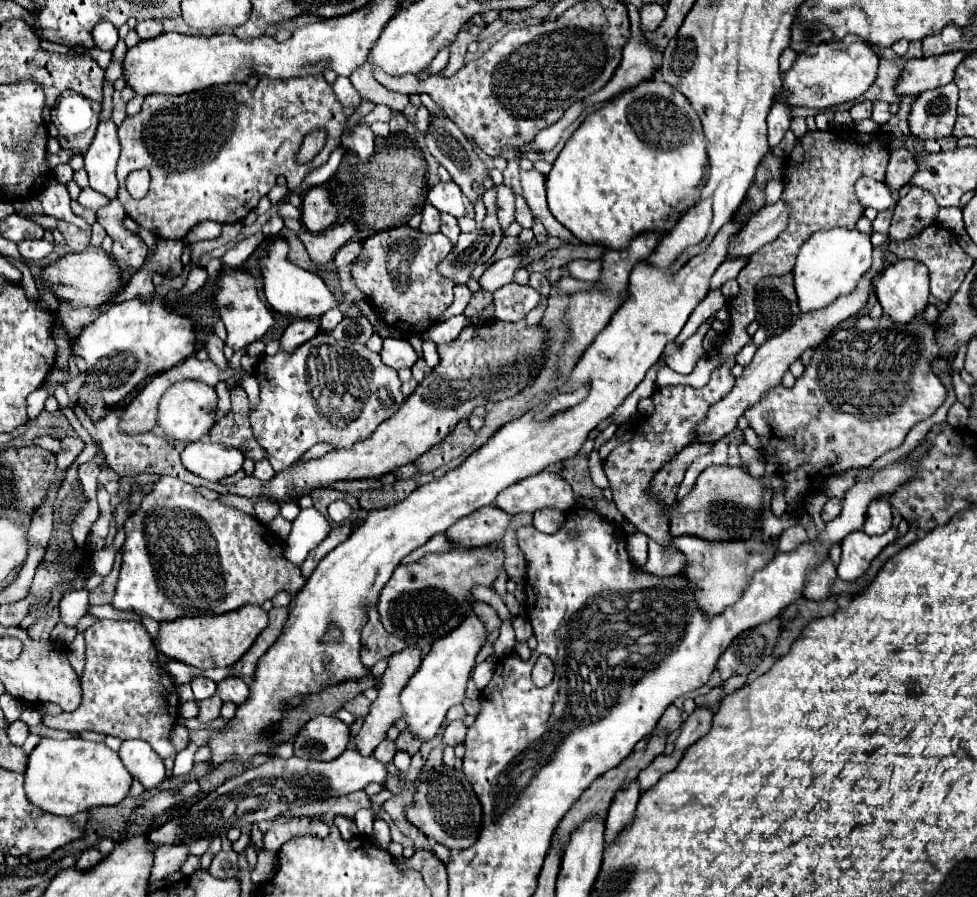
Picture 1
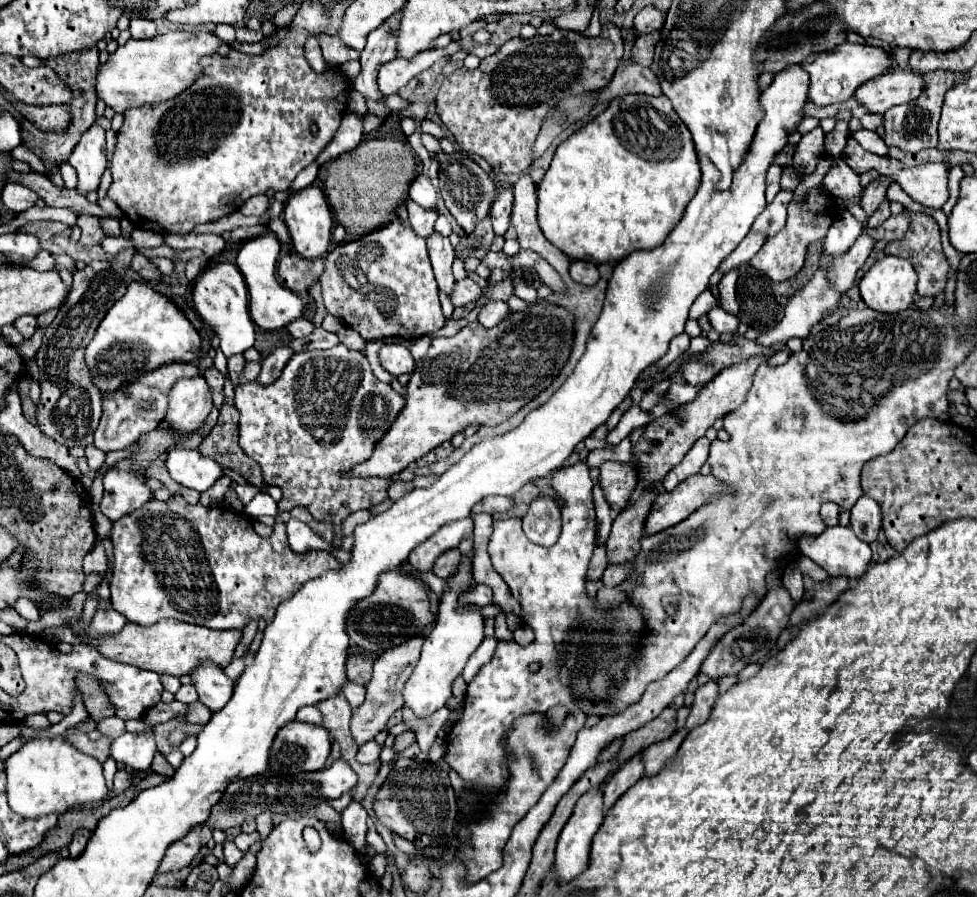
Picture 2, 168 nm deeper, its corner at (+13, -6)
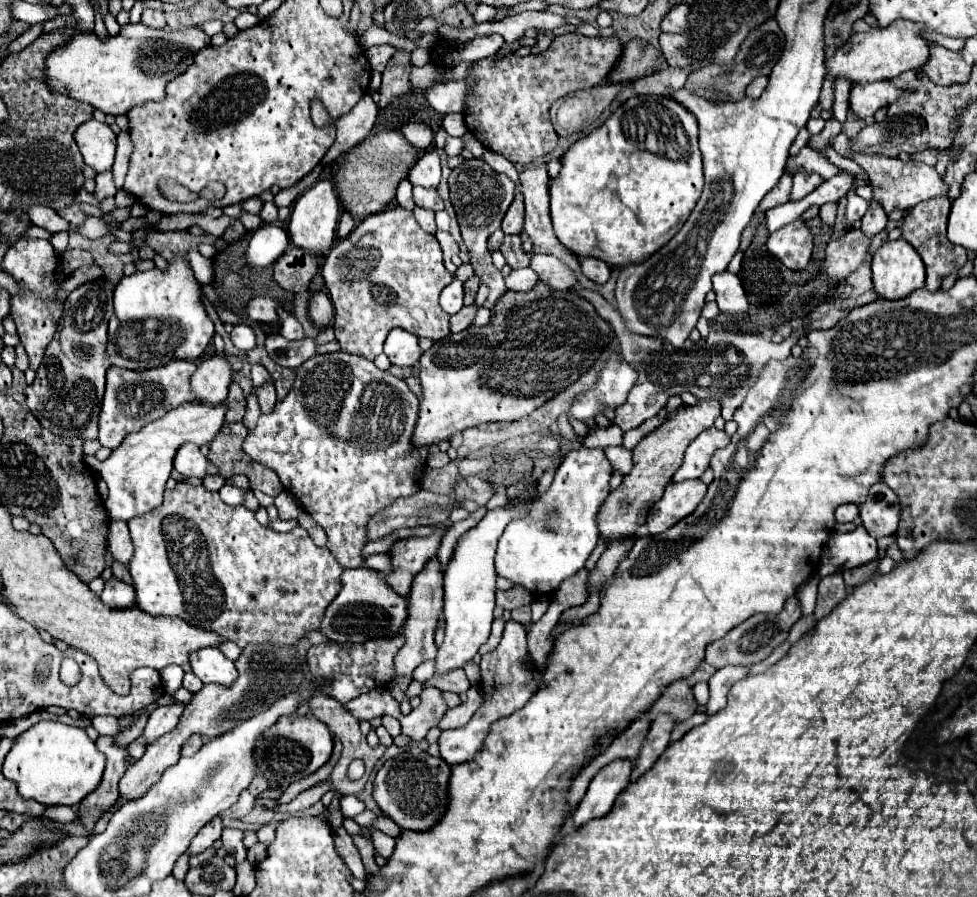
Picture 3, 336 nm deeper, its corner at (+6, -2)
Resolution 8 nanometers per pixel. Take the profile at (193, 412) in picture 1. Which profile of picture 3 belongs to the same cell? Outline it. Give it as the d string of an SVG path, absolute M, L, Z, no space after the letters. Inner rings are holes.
M216 352L214 356L202 360L190 380L196 400L208 404L220 404L226 400L228 388L232 384L232 374L234 370L222 352Z

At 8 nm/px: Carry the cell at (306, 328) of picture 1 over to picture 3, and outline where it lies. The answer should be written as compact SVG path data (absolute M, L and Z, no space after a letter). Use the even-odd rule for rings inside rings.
M264 384L264 386L256 388L256 396L258 396L258 404L260 404L260 410L262 410L262 412L274 410L274 404L276 404L274 384Z

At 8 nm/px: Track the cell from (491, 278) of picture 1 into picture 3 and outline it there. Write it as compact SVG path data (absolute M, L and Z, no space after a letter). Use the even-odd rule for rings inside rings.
M454 280L452 284L448 284L442 294L440 294L440 306L446 314L456 314L462 308L462 282Z

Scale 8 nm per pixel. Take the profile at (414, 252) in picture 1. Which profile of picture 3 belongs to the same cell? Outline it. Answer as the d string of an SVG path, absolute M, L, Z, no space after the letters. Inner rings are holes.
M396 206L364 218L348 238L338 242L330 250L322 268L322 276L334 304L332 328L342 352L374 360L378 354L382 354L382 344L392 328L404 328L416 336L424 336L434 342L450 334L450 316L442 312L438 296L454 280L454 276L444 268L438 240L420 228L410 210Z

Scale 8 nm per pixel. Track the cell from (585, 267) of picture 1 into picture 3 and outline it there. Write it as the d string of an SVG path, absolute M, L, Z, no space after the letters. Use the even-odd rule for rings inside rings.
M582 258L582 272L596 284L606 284L610 278L610 268L598 258Z

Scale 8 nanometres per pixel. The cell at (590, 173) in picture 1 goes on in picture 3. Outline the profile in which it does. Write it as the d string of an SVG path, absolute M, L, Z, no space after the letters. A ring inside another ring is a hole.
M634 96L626 100L600 128L592 130L586 138L574 142L570 150L562 156L562 170L556 178L550 182L550 210L552 210L552 224L558 240L574 252L578 258L592 256L598 260L604 260L608 266L628 266L628 264L638 264L644 262L650 254L658 252L674 234L678 234L680 226L686 222L690 216L692 208L696 206L700 192L704 186L704 174L702 174L702 156L698 148L698 124L694 114L690 114L680 102L676 102L670 96Z

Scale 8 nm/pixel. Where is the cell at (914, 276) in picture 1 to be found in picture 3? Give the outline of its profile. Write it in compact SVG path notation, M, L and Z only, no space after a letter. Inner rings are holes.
M904 238L888 240L872 258L872 280L882 298L898 300L924 288L924 262Z

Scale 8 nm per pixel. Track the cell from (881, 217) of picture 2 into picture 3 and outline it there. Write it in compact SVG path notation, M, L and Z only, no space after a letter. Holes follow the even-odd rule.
M842 132L832 136L830 144L832 144L832 148L836 152L840 152L846 158L852 158L854 162L858 162L866 170L866 174L870 176L872 200L878 202L884 208L886 214L890 214L896 208L908 210L908 208L914 208L918 202L930 200L934 196L946 196L948 194L946 184L938 176L936 168L932 168L932 166L928 166L924 162L916 162L916 160L902 162L900 158L886 158L886 156L880 156L880 154L856 154L856 152L850 150L850 140Z

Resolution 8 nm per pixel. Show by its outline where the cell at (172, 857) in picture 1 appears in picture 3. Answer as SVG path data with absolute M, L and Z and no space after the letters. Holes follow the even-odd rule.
M218 816L218 818L212 818L212 820L194 836L194 840L192 840L190 848L188 848L188 854L194 856L194 854L200 854L200 852L204 852L206 848L210 848L210 846L222 836L222 828L224 828L222 818L220 818L220 816Z

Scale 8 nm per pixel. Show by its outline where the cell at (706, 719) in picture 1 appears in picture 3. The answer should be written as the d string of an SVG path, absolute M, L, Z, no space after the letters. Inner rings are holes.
M726 666L720 668L710 680L710 700L706 704L706 714L716 714L718 710L722 710L726 706L726 696L730 692L730 686L742 678L748 676L748 668L746 666Z

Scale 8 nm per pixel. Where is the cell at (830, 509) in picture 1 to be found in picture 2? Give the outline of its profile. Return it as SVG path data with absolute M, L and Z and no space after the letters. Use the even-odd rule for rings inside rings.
M825 502L821 506L821 520L825 526L837 526L839 522L839 506L835 502Z

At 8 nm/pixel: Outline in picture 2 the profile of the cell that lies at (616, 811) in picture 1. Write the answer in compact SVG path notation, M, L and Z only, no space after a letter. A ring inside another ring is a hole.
M635 756L605 782L603 808L609 810L637 780L641 780L641 776L643 776L643 762L641 756Z

